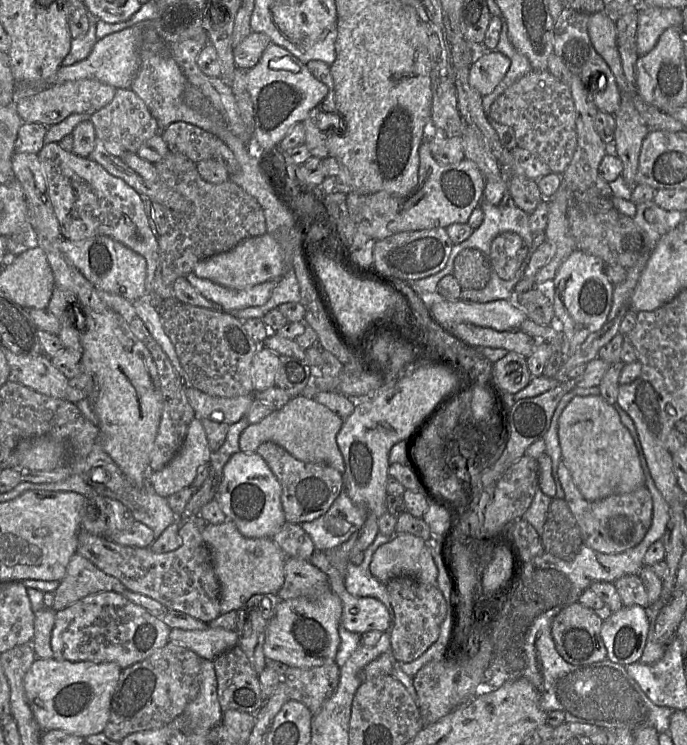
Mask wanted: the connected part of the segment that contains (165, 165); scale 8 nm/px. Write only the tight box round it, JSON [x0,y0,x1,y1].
[145,152,267,301]

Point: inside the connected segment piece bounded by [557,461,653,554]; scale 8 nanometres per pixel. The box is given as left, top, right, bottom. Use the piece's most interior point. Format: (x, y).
(612, 525)

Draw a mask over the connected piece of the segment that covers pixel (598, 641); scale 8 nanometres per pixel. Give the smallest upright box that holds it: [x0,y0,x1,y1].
[551,601,607,665]

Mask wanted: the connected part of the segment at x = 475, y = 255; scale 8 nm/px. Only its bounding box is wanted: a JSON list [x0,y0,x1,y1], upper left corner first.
[452,248,491,290]

